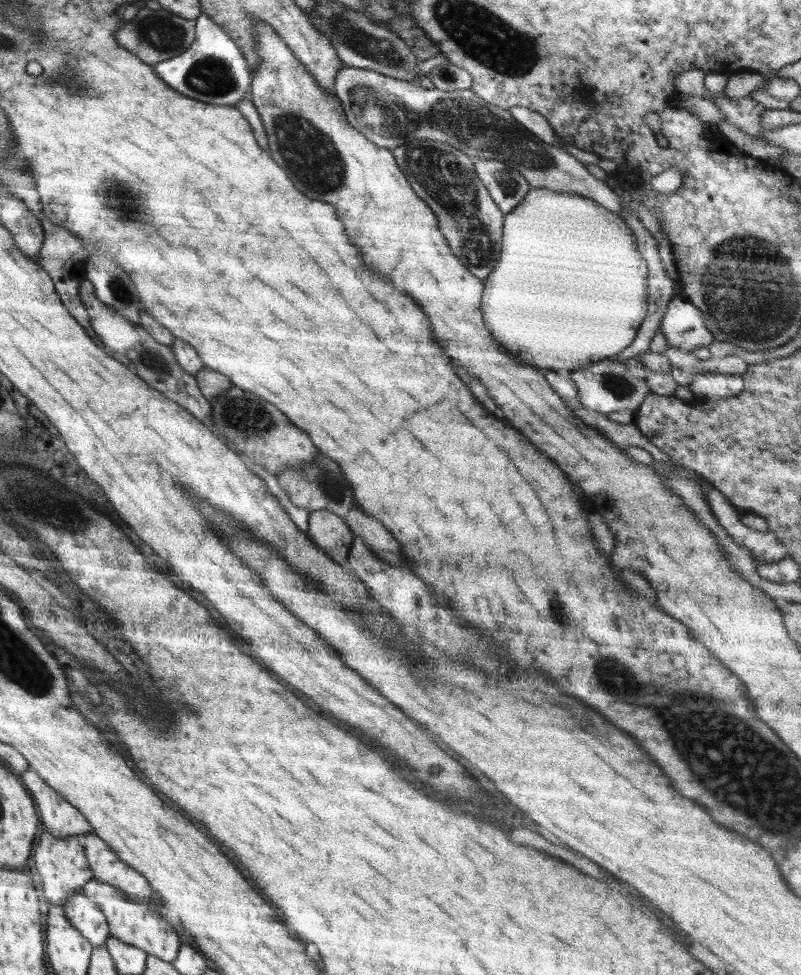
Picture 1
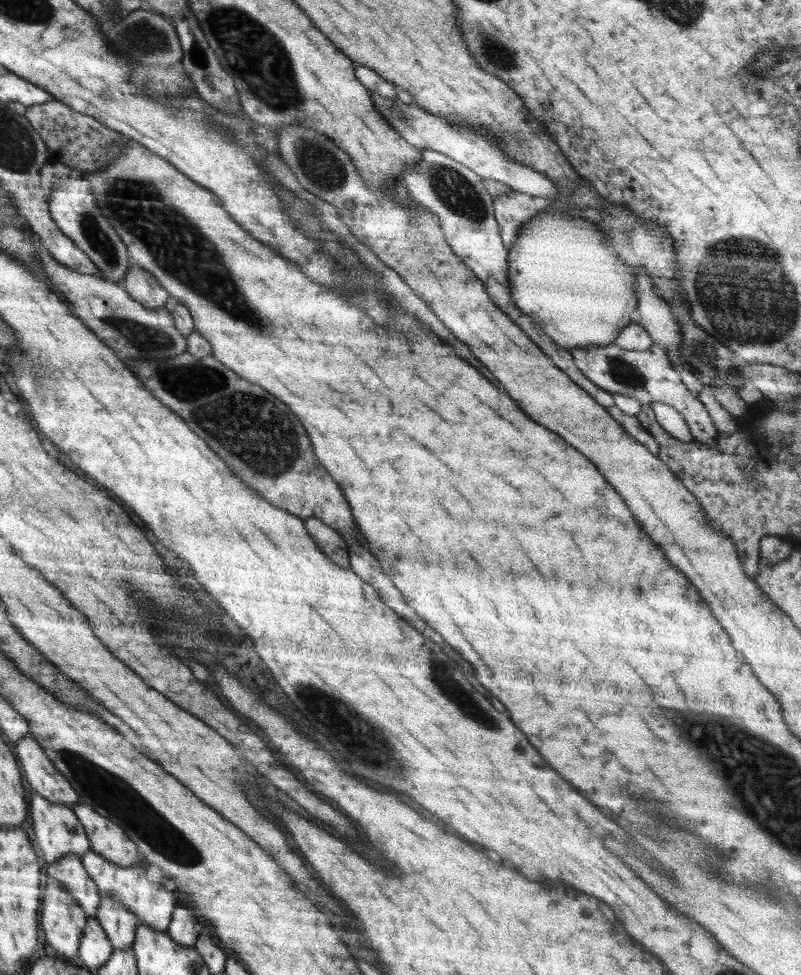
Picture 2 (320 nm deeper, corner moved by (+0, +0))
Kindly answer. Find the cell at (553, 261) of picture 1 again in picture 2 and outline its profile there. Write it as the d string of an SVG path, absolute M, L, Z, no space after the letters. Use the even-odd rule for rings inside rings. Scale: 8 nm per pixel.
M556 207L551 213L546 209L534 215L520 229L518 238L508 252L508 284L516 308L527 314L563 349L613 344L615 336L630 323L632 314L637 312L638 282L634 269L627 268L626 263L610 248L604 232L600 232L591 220L576 213L572 215L570 209L564 211Z

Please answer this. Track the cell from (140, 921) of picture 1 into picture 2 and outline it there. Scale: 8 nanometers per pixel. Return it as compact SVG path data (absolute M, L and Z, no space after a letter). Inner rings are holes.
M90 849L81 856L82 864L86 872L97 884L100 898L108 898L114 902L120 902L127 906L140 920L140 922L160 932L167 932L170 927L172 915L175 912L176 900L170 896L170 892L162 886L162 882L150 882L146 878L146 870L142 866L132 865L125 867L105 859L100 853Z

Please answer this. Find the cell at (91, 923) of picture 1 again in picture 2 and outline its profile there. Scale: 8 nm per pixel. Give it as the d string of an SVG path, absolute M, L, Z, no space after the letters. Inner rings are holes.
M70 853L62 859L52 861L46 865L45 872L63 884L68 894L83 906L88 918L95 917L101 902L99 890L77 854Z

